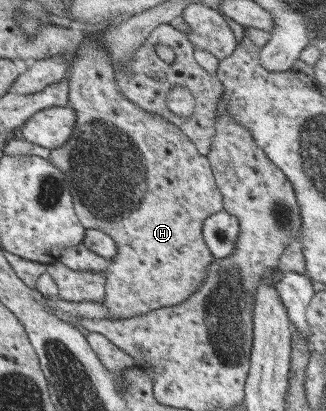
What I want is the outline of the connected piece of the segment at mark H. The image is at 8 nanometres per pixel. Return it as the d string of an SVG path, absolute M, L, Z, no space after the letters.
M104 21L101 26L88 26L89 29L98 28L98 31L88 31L88 28L82 31L82 39L78 44L78 49L74 52L71 60L69 60L69 67L72 70L70 70L70 78L68 80L68 106L77 115L77 125L75 126L73 137L61 147L50 149L49 156L46 159L55 165L60 164L59 168L65 169L63 173L66 174L68 193L72 194L72 198L74 198L74 212L76 212L78 220L82 222L82 227L86 229L98 229L100 232L108 234L115 242L116 254L114 254L111 262L104 271L104 297L102 301L109 314L109 317L106 319L114 320L116 318L132 318L158 308L180 304L192 296L193 293L197 292L198 288L204 284L206 276L208 276L208 266L214 262L212 252L205 242L204 234L202 234L204 220L215 212L225 210L225 198L216 185L218 182L218 173L213 173L210 159L198 152L197 147L194 146L190 138L181 130L178 130L178 127L173 123L166 122L164 118L160 118L158 114L150 114L150 112L144 112L138 106L134 106L135 104L119 90L119 86L113 79L113 65L110 57L108 57L108 52L104 51L104 47L99 42L101 28L110 25L112 25L112 22Z

